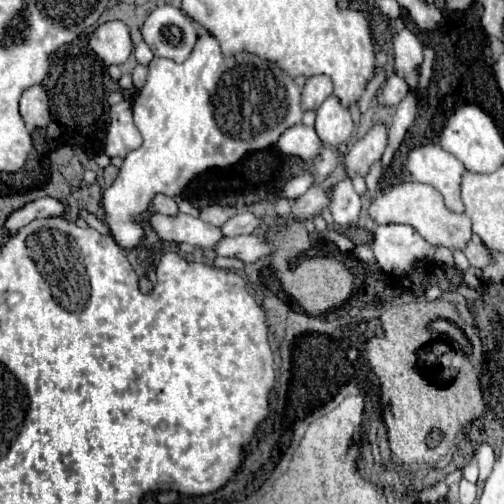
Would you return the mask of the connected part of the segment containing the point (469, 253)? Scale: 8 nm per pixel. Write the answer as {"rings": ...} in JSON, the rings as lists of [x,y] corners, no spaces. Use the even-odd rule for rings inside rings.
{"rings":[[[472,238],[472,240],[468,242],[468,246],[466,246],[464,254],[466,254],[466,258],[468,258],[470,266],[484,268],[486,264],[492,264],[492,256],[488,254],[488,248],[486,248],[482,242],[478,242],[476,238]]]}

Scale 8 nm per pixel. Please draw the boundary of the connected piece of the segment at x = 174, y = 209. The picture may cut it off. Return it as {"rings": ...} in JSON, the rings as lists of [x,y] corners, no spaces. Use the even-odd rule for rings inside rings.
{"rings":[[[158,194],[158,196],[154,198],[152,208],[154,208],[154,212],[160,212],[160,214],[164,214],[164,216],[176,216],[176,214],[178,214],[178,206],[176,206],[174,198],[164,196],[164,194]]]}

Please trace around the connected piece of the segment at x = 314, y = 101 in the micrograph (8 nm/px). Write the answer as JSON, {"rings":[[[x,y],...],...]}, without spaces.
{"rings":[[[312,76],[306,80],[302,92],[302,110],[316,110],[332,94],[332,82],[326,76]]]}

